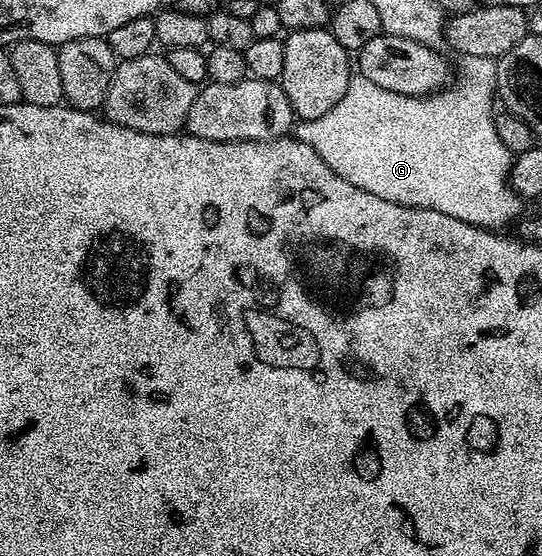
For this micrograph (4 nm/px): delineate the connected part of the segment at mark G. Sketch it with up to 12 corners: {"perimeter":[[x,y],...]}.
{"perimeter":[[496,65],[409,97],[351,76],[299,120],[352,187],[501,230],[524,201]]}

